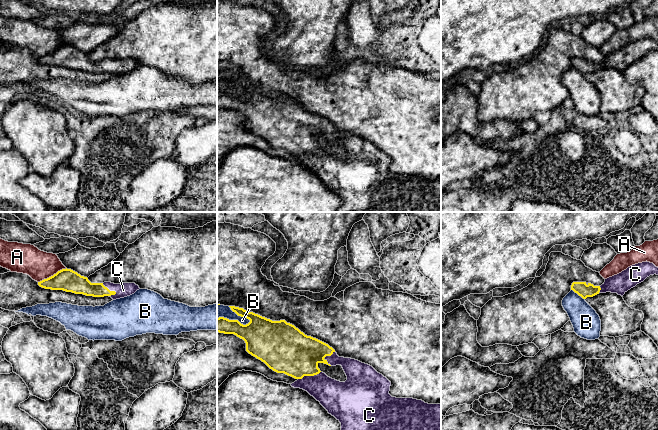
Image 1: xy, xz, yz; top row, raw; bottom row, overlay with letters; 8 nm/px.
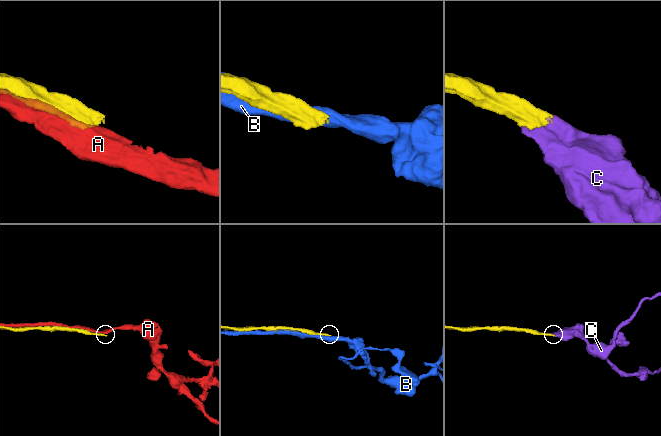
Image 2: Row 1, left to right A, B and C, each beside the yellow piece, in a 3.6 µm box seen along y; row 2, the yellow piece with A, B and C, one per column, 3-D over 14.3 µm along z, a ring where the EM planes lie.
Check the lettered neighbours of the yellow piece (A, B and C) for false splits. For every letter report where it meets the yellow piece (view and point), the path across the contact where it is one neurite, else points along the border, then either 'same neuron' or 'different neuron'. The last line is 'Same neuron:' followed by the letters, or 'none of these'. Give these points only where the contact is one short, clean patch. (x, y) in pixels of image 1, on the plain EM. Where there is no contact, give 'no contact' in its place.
A: contact xy (53, 51); different neuron
B: contact xz (234, 96); different neuron
C: contact xz (309, 151); same neuron
Same neuron: C

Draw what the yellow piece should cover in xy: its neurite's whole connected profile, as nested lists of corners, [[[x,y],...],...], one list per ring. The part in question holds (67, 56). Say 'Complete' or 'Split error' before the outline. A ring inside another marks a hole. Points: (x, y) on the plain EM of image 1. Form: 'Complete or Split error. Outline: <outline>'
Split error. Outline: [[[67,44],[38,58],[38,61],[45,65],[63,66],[86,72],[109,72],[113,76],[130,72],[140,65],[135,59],[91,59],[87,53],[81,52],[77,48]]]

